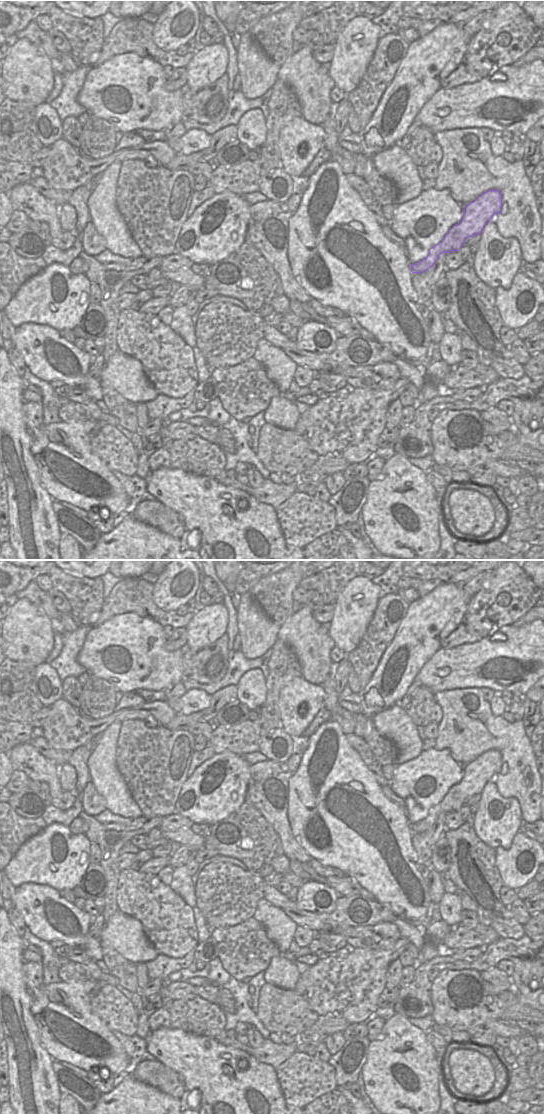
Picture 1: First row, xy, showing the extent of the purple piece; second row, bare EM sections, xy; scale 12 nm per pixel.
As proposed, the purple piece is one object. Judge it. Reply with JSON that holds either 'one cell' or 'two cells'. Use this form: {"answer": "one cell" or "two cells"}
{"answer": "one cell"}

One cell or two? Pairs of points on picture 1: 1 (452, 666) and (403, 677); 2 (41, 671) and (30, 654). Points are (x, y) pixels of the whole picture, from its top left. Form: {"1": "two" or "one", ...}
{"1": "two", "2": "two"}

